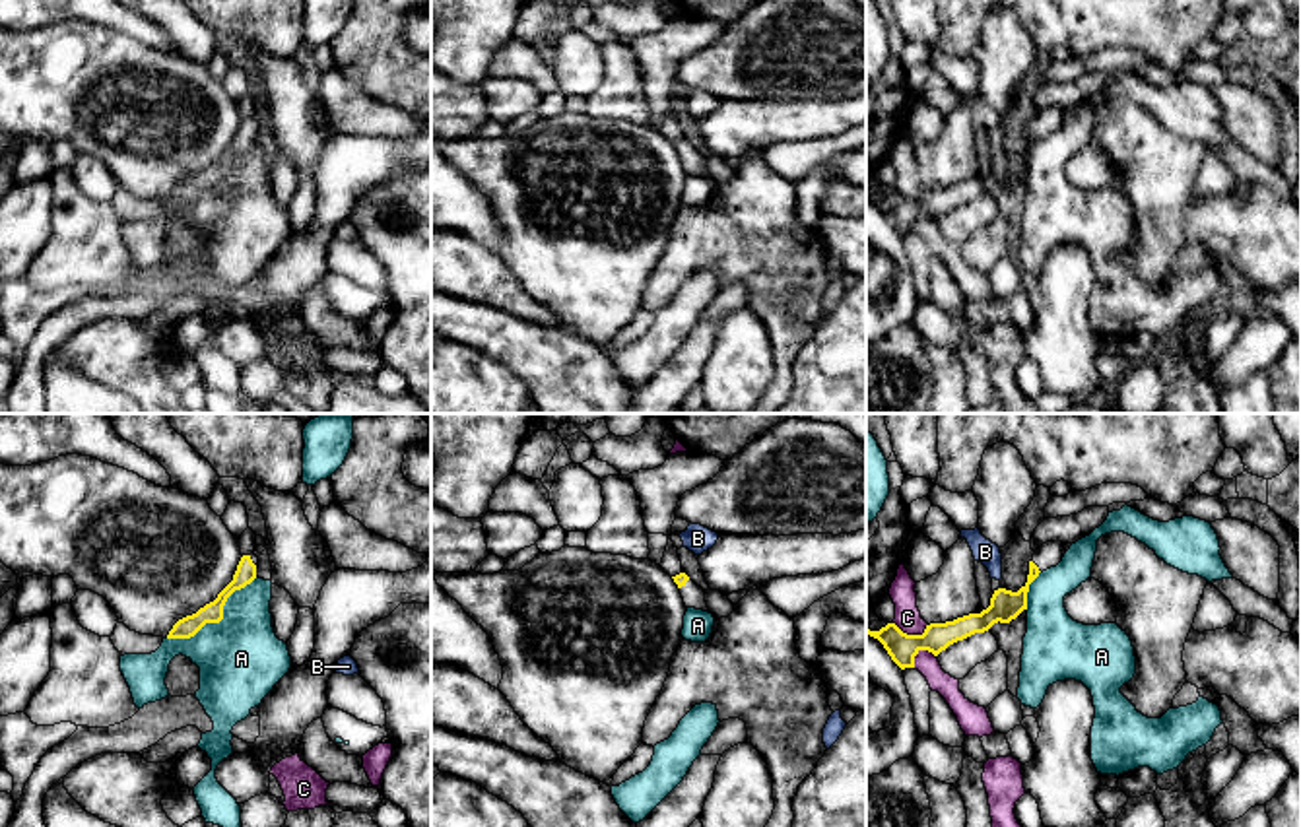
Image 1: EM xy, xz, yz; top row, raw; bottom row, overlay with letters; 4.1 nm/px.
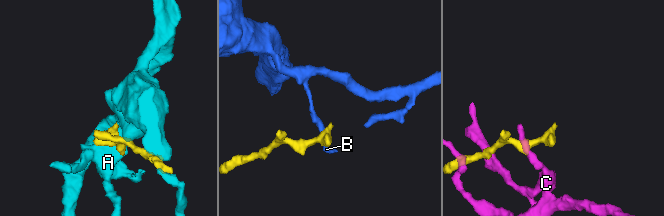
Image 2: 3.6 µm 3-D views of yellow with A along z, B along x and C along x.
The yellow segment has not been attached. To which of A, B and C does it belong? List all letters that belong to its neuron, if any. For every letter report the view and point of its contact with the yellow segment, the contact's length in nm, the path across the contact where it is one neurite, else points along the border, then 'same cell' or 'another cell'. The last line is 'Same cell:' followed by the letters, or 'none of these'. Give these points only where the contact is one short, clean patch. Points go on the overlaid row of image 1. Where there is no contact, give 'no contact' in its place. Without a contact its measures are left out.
A: contact xy (218, 622); length 460 nm; another cell
B: contact yz (999, 589); length 30 nm; border yz (1000, 587), (997, 591); another cell
C: contact yz (911, 635); length 150 nm; border yz (894, 622), (907, 633), (921, 633), (927, 628); another cell
Same cell: none of these

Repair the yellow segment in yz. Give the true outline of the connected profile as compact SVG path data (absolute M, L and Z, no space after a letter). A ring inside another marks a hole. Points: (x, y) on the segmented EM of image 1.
M1047 542L1037 547L1029 561L1027 582L1017 592L1006 588L994 590L990 606L981 613L969 613L946 623L930 623L922 635L907 635L895 623L887 623L880 631L870 631L866 623L866 635L878 639L901 670L915 668L915 656L920 650L938 656L950 645L975 633L984 633L998 621L1010 623L1016 619L1023 610L1027 610L1029 584L1043 571L1056 567L1064 553L1066 549L1062 542Z

